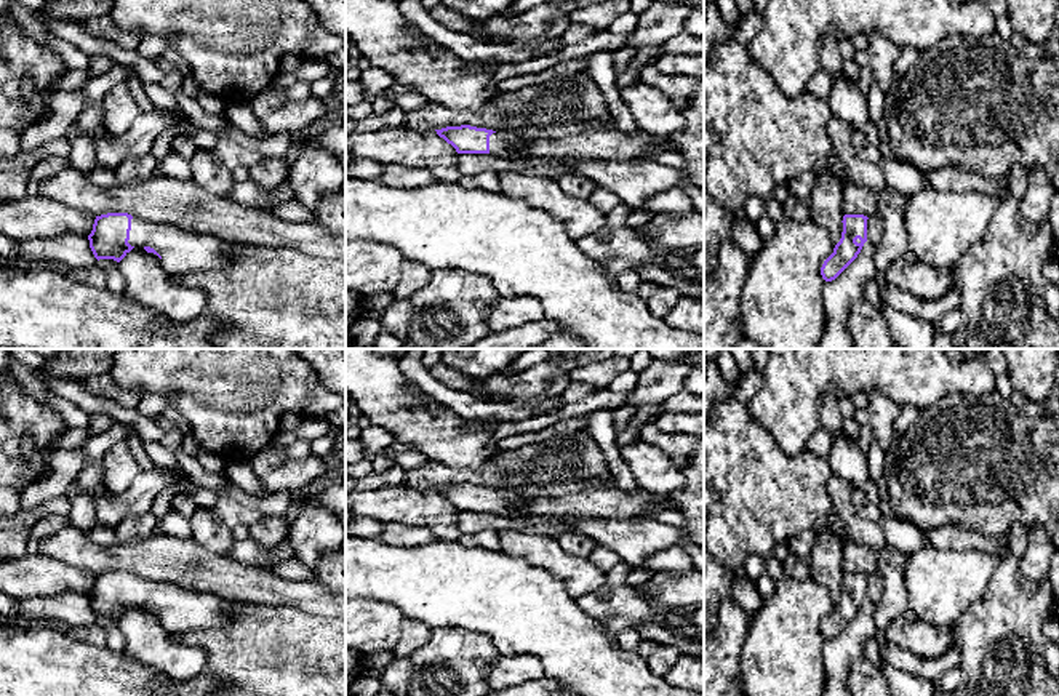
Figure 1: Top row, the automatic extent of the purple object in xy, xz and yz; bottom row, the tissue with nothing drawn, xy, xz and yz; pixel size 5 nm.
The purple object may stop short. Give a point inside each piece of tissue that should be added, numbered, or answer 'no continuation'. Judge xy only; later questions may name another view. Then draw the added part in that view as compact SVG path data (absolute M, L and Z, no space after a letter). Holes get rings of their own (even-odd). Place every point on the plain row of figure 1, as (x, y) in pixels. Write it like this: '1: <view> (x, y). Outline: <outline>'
1: xy (183, 608). Outline: M131 578L131 605L150 605L162 614L162 622L170 634L190 629L210 629L226 622L224 598L192 587L166 581Z

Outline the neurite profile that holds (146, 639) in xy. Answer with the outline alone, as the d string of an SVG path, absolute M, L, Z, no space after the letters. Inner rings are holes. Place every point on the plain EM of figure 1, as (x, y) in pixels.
M134 605L126 611L117 622L117 629L125 638L125 656L163 674L171 682L186 682L205 670L205 651L197 646L174 643L162 618L154 611L147 611L144 606Z

